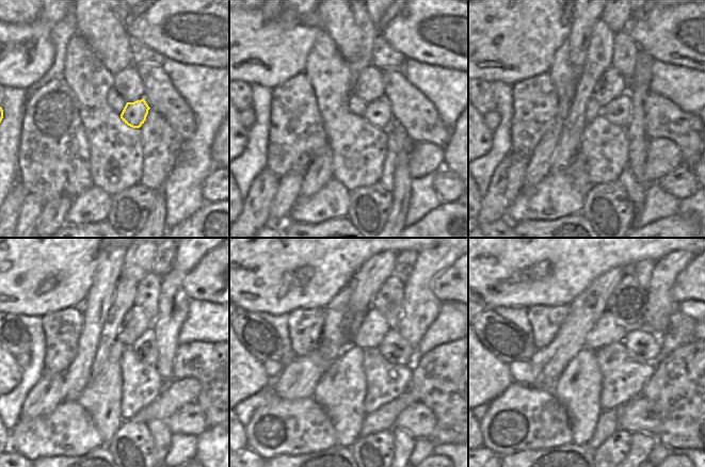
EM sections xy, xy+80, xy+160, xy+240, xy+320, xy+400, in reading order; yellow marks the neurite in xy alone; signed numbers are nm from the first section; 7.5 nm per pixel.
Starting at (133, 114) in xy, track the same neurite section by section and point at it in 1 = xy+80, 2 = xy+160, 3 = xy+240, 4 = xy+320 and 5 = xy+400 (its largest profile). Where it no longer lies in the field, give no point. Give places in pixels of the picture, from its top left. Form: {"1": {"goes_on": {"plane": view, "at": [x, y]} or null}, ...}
{"1": {"goes_on": {"plane": "xy+80", "at": [378, 112]}}, "2": {"goes_on": {"plane": "xy+160", "at": [618, 111]}}, "3": {"goes_on": {"plane": "xy+240", "at": [145, 347]}}, "4": {"goes_on": {"plane": "xy+320", "at": [395, 349]}}, "5": {"goes_on": {"plane": "xy+400", "at": [642, 345]}}}

